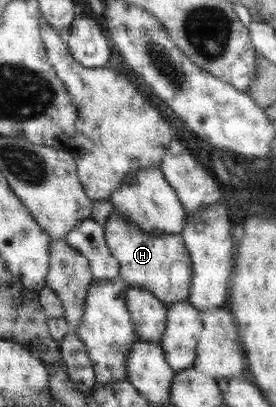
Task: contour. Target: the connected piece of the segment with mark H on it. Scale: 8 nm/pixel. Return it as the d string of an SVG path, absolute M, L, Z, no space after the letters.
M117 209L109 215L103 228L107 246L118 260L119 276L128 286L144 288L166 305L188 299L191 290L192 262L180 233L149 235L137 225L133 225Z

